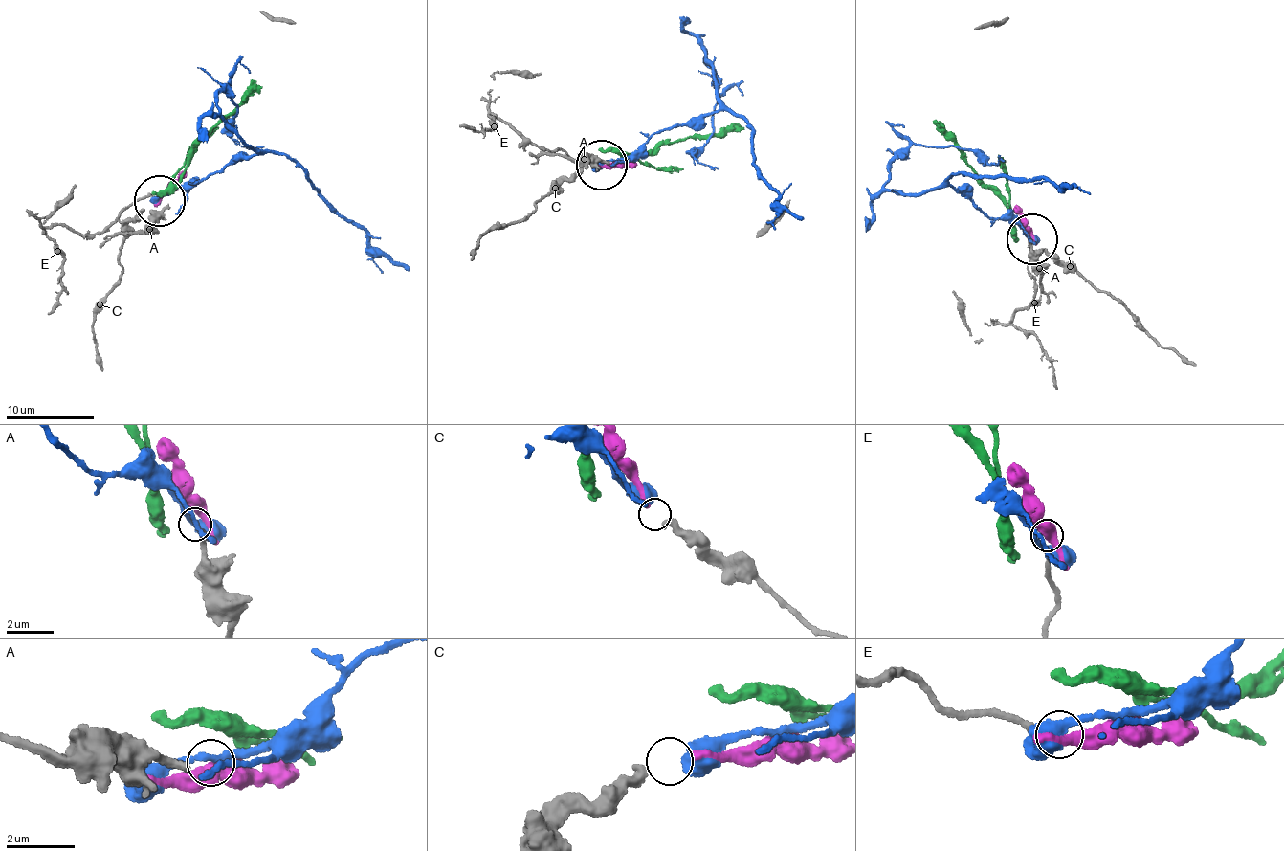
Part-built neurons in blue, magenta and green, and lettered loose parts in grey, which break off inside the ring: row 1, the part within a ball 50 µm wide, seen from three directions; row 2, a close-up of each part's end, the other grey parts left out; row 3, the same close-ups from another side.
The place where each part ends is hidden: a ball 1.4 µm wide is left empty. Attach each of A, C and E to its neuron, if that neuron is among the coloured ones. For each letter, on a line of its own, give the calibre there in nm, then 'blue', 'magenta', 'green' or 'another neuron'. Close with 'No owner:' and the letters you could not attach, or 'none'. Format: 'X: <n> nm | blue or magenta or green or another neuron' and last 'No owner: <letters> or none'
A: 260 nm | another neuron
C: 320 nm | magenta
E: 240 nm | another neuron
No owner: A, E

